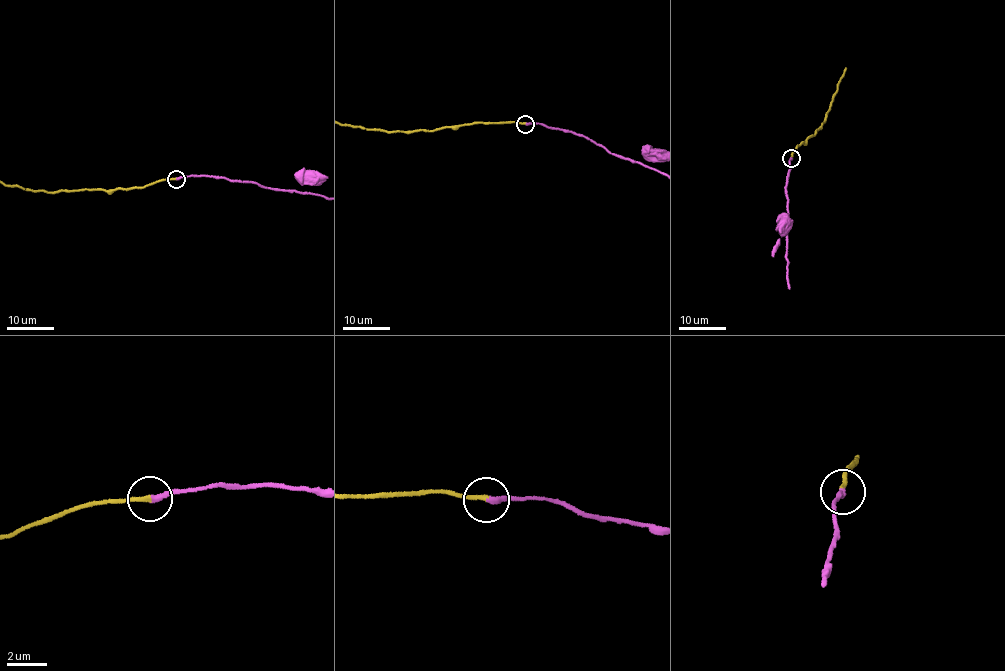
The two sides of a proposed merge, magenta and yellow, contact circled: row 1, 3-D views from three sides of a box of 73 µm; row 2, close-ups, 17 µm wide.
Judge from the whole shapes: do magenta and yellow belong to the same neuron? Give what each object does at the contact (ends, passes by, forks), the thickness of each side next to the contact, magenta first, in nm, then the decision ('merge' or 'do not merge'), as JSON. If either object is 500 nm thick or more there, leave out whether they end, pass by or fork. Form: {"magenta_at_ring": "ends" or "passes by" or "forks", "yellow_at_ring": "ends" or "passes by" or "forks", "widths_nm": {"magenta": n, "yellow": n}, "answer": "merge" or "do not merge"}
{"magenta_at_ring": "ends", "yellow_at_ring": "ends", "widths_nm": {"magenta": 280, "yellow": 240}, "answer": "merge"}

